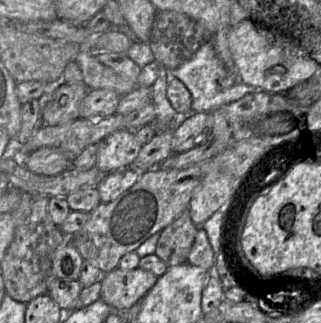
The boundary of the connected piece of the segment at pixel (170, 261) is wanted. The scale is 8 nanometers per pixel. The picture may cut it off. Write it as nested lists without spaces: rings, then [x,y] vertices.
[[[186,209],[161,230],[154,254],[168,267],[187,262],[197,231],[198,227],[193,223],[189,210]]]

